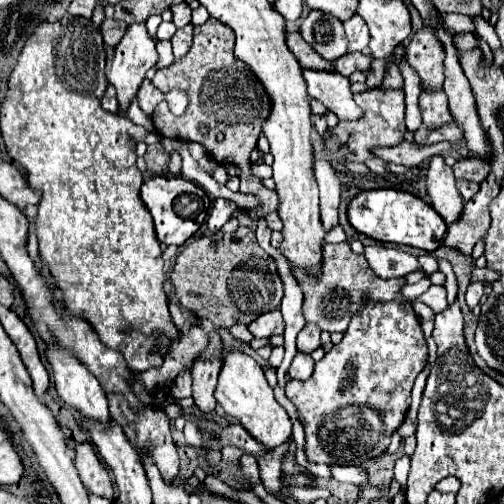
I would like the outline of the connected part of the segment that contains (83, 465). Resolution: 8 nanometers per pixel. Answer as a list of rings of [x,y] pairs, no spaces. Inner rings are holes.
[[[89,442],[77,444],[75,454],[77,454],[75,456],[75,466],[77,466],[79,478],[85,484],[85,488],[89,488],[97,496],[113,498],[111,476],[109,476],[107,468],[103,466],[103,462],[99,460],[99,456],[95,454],[93,446]]]

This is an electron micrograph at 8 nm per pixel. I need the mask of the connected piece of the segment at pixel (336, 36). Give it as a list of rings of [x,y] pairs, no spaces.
[[[311,10],[301,24],[303,40],[325,60],[335,62],[339,56],[347,54],[347,36],[343,32],[341,20],[331,14]]]

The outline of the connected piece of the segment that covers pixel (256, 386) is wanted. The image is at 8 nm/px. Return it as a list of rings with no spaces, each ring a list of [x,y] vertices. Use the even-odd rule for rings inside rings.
[[[243,352],[225,354],[215,398],[223,406],[223,410],[229,416],[237,418],[243,424],[243,428],[265,448],[273,450],[275,446],[279,446],[291,438],[291,420],[289,420],[287,412],[275,400],[273,388],[267,384],[261,366],[251,356],[247,356]]]

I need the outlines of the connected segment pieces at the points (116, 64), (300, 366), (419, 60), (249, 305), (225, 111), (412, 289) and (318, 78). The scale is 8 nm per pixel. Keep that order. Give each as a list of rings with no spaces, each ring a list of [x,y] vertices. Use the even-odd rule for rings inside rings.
[[[145,24],[129,26],[119,46],[115,48],[113,62],[107,64],[107,80],[117,88],[119,114],[125,114],[125,110],[137,96],[145,72],[155,64],[155,40],[147,34]]]
[[[297,352],[297,356],[293,358],[291,366],[289,366],[289,376],[295,380],[307,380],[313,374],[313,358],[309,354]]]
[[[421,28],[407,46],[407,62],[419,74],[423,90],[439,90],[443,84],[443,46],[431,28]]]
[[[239,226],[235,232],[207,232],[187,242],[171,272],[171,284],[179,304],[201,320],[213,322],[215,328],[231,328],[233,324],[251,324],[257,316],[279,308],[283,284],[275,264],[263,248],[259,248],[251,228]]]
[[[209,18],[205,24],[195,26],[191,50],[183,58],[173,60],[171,66],[157,70],[153,78],[153,86],[157,90],[163,90],[163,92],[173,88],[187,90],[189,108],[183,116],[173,116],[167,108],[167,102],[163,100],[161,104],[157,104],[153,112],[153,124],[159,136],[203,144],[207,154],[219,164],[239,162],[239,168],[243,170],[239,192],[253,192],[255,196],[259,196],[263,202],[259,214],[269,214],[277,210],[279,196],[275,190],[267,190],[261,178],[251,176],[249,156],[257,146],[257,138],[269,116],[271,98],[267,96],[263,84],[257,80],[257,76],[251,70],[223,70],[223,68],[231,68],[237,62],[237,58],[233,56],[233,44],[235,44],[235,34],[225,24],[219,24],[219,20]],[[199,124],[207,124],[209,134],[205,136],[199,134]],[[219,134],[223,134],[221,142],[217,140]]]
[[[421,278],[421,280],[419,280],[417,284],[413,284],[413,286],[403,286],[403,288],[401,288],[401,294],[403,294],[405,300],[413,302],[413,300],[417,300],[429,286],[431,286],[429,278]]]
[[[303,72],[311,98],[323,102],[339,120],[359,120],[363,110],[355,104],[349,80],[339,72]]]

